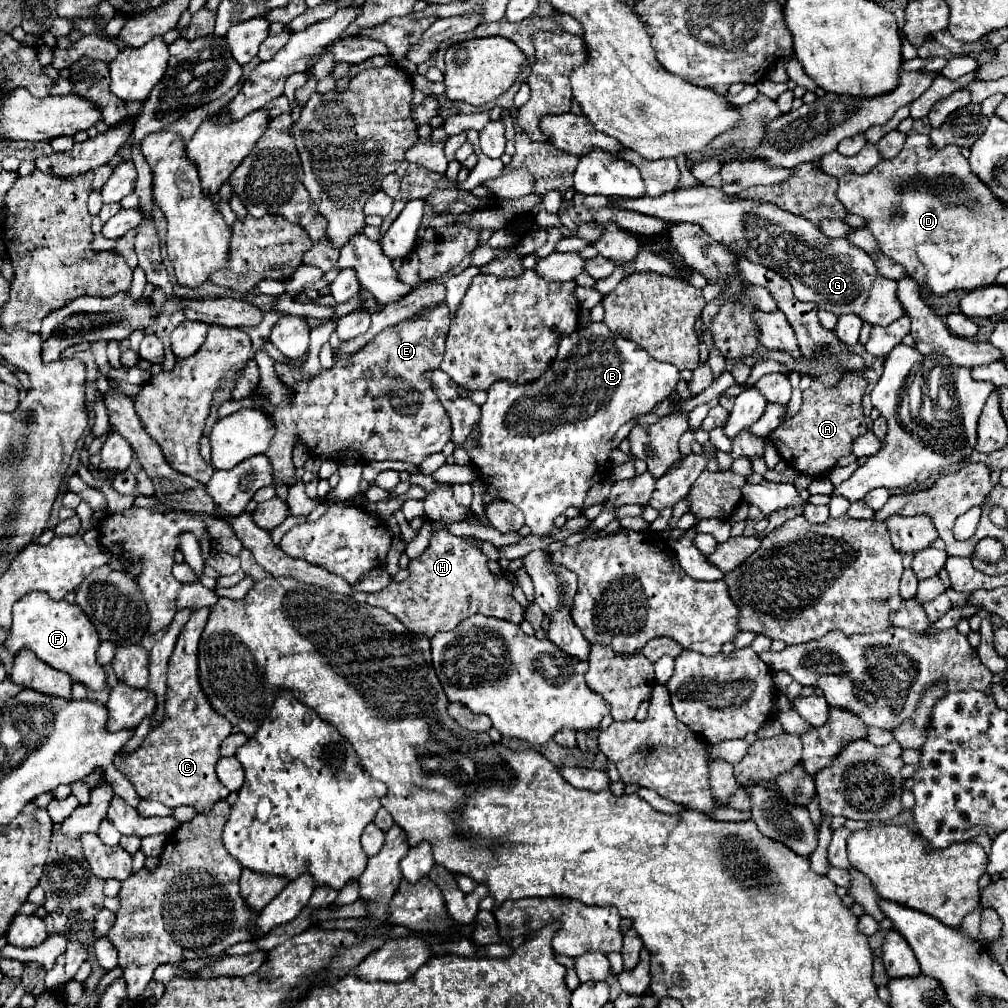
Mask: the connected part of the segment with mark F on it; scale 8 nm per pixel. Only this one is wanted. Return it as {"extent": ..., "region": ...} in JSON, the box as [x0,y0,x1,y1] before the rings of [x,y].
{"extent":[4,592,106,690],"region":[[[46,592],[26,594],[12,608],[12,628],[8,630],[4,646],[12,656],[22,648],[32,650],[38,660],[66,672],[74,682],[80,682],[90,690],[102,690],[106,686],[104,668],[96,662],[96,650],[100,646],[98,632],[78,604],[52,600]]]}

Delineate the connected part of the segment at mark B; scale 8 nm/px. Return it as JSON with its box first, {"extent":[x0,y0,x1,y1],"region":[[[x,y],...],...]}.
{"extent":[466,322,680,536],"region":[[[604,322],[590,324],[562,338],[554,366],[536,382],[526,386],[494,382],[494,386],[490,386],[488,400],[482,406],[480,446],[466,446],[466,452],[480,478],[488,486],[498,488],[504,500],[524,512],[526,526],[530,526],[532,534],[546,536],[554,530],[556,516],[568,506],[576,506],[582,512],[588,490],[596,482],[606,480],[610,470],[608,454],[612,452],[610,442],[616,430],[632,418],[652,412],[656,404],[676,390],[678,380],[680,372],[676,366],[650,358],[650,354],[630,340],[616,338]]]}

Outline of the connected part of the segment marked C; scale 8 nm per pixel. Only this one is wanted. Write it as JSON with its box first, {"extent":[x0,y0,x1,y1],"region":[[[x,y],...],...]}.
{"extent":[116,608,232,814],"region":[[[200,608],[194,610],[188,624],[184,626],[184,630],[180,632],[174,652],[170,656],[168,662],[168,690],[166,690],[166,714],[164,714],[164,722],[160,728],[154,728],[148,732],[144,744],[132,752],[130,756],[116,756],[116,766],[120,772],[126,774],[126,778],[130,778],[130,782],[134,784],[136,792],[140,798],[144,800],[158,800],[170,808],[176,806],[192,806],[198,814],[206,814],[210,812],[210,808],[214,806],[214,802],[226,800],[228,798],[228,790],[226,786],[222,786],[216,778],[216,762],[220,758],[218,748],[222,744],[222,740],[226,736],[230,736],[232,726],[230,722],[226,722],[226,718],[220,718],[220,714],[214,714],[208,698],[202,694],[202,688],[198,686],[198,640],[200,634],[206,626],[210,608]]]}

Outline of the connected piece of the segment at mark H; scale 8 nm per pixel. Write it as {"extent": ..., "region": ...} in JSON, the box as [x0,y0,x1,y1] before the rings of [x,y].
{"extent":[366,530,524,638],"region":[[[438,530],[432,534],[424,554],[410,560],[410,578],[388,584],[384,590],[370,594],[366,602],[384,608],[412,634],[426,638],[432,638],[442,630],[452,630],[474,614],[520,624],[524,620],[524,608],[514,600],[512,584],[490,572],[488,560],[490,558],[474,544],[474,538],[460,538],[448,530]]]}

